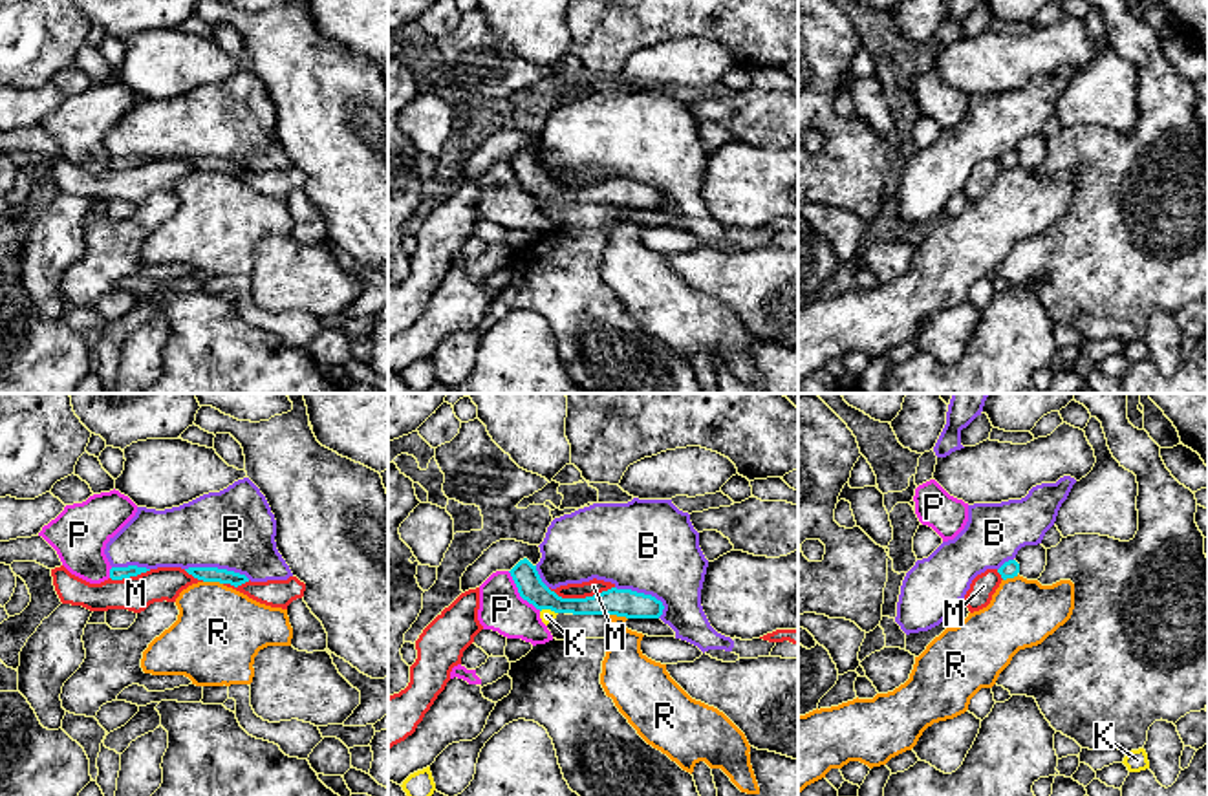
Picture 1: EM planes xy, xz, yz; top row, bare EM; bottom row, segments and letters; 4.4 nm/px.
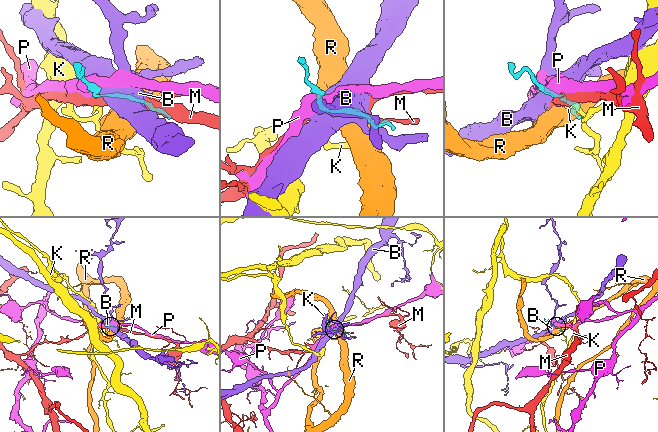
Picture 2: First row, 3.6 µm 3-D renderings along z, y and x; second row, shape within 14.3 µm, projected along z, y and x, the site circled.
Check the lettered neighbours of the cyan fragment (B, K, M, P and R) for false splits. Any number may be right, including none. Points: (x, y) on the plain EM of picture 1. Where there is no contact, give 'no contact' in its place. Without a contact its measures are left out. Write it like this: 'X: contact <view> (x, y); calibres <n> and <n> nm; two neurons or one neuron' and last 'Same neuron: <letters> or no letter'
B: contact xy (216, 158); calibres 60 and 360 nm; two neurons
K: contact xz (550, 198); calibres 120 and 60 nm; two neurons
M: contact xz (581, 189); calibres 130 and 70 nm; two neurons
P: contact xz (518, 182); calibres 120 and 200 nm; two neurons
R: contact xz (617, 205); calibres 130 and 200 nm; two neurons
Same neuron: no letter

